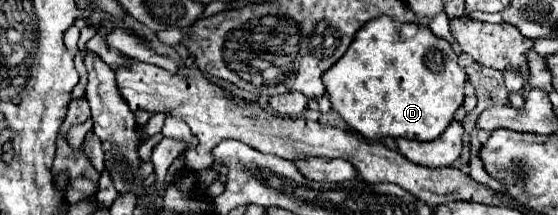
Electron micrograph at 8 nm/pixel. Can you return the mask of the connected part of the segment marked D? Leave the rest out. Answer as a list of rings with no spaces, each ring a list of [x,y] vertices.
[[[375,17],[357,31],[347,53],[323,73],[323,85],[327,89],[333,111],[337,111],[351,129],[367,139],[403,137],[413,141],[433,141],[453,121],[453,113],[463,105],[465,71],[457,65],[457,53],[453,45],[431,33],[429,27],[419,23],[399,23],[389,17]]]

